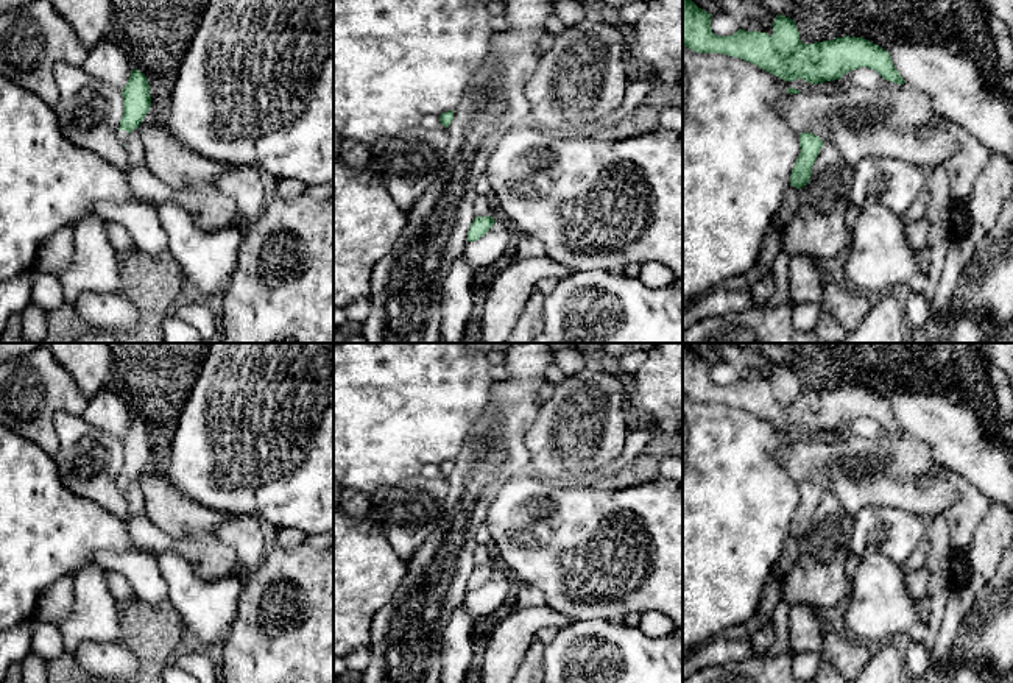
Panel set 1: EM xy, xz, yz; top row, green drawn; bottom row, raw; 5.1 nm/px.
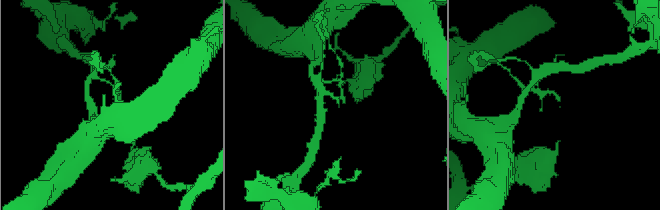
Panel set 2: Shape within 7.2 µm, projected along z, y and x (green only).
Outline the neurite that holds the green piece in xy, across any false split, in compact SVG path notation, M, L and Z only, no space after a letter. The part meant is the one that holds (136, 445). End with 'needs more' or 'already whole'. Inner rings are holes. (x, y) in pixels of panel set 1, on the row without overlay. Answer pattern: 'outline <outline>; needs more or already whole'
outline M132 418L129 429L122 440L122 446L123 465L118 479L129 483L139 477L151 455L150 434L146 426L142 421Z; already whole

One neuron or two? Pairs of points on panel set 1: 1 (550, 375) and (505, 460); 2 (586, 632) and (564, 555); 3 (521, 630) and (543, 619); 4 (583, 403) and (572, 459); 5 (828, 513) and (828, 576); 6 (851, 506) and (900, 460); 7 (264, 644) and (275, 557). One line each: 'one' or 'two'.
1: two
2: two
3: one
4: one
5: one
6: one
7: one

